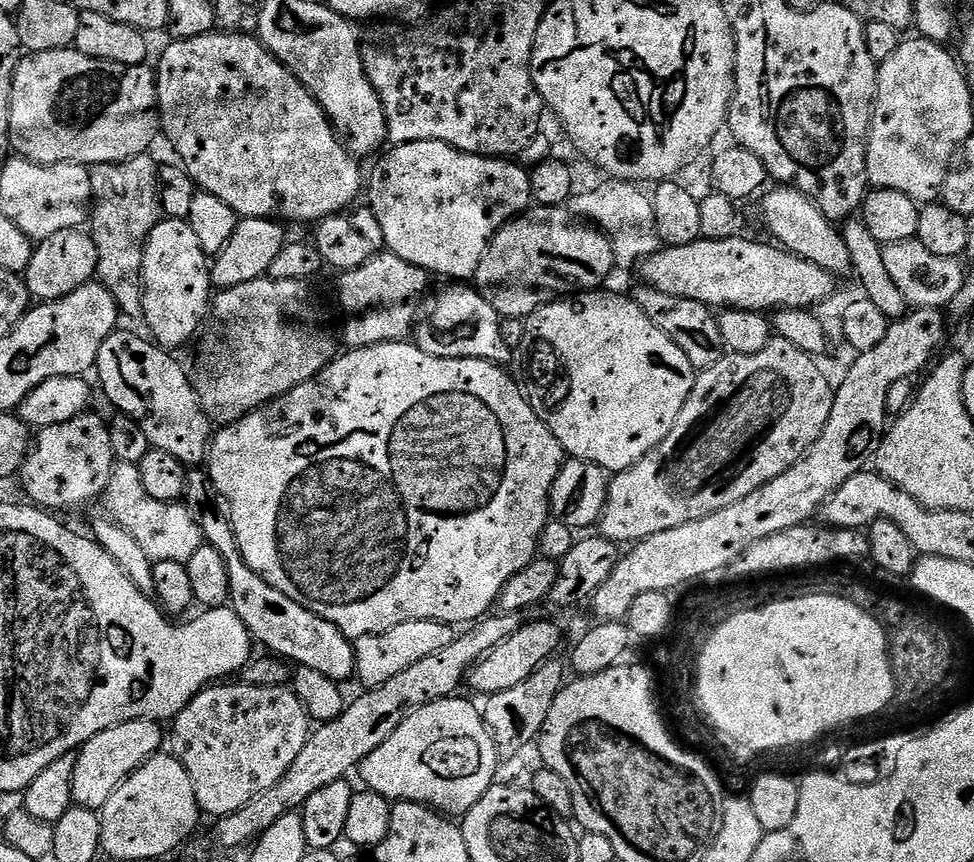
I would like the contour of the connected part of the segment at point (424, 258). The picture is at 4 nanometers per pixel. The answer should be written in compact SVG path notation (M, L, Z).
M433 140L397 144L389 147L380 158L372 176L370 172L366 180L366 204L374 218L378 218L378 226L382 226L385 249L433 277L445 276L448 282L471 281L498 230L533 203L529 169L508 158L475 156L459 152L446 142Z

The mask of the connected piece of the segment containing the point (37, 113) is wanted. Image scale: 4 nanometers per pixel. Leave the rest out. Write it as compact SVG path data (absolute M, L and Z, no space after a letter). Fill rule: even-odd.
M75 47L25 55L12 76L8 143L17 157L36 164L117 164L143 156L158 136L156 73L147 63L122 66L77 52Z

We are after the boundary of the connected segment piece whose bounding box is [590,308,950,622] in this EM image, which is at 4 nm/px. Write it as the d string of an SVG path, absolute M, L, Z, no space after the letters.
M918 308L909 311L901 320L889 323L886 338L882 338L874 350L859 353L849 366L844 381L838 384L830 422L812 449L790 466L786 474L780 474L774 482L766 482L766 486L754 490L754 494L746 494L742 502L734 502L734 506L714 510L714 514L698 518L698 522L662 530L662 534L654 534L631 545L621 555L610 578L602 582L591 598L590 607L596 611L595 619L600 622L627 621L634 598L650 594L650 590L671 593L672 588L680 588L691 580L712 576L723 568L731 569L754 542L762 542L762 538L770 538L770 534L809 523L813 519L811 516L823 509L824 503L842 482L846 482L846 478L854 478L854 474L865 471L875 461L890 424L886 406L890 386L899 380L912 380L920 371L923 373L933 363L936 348L943 346L948 330L949 321L938 308Z

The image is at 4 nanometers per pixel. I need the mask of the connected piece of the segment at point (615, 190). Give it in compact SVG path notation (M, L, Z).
M608 178L605 181L605 184L600 184L589 192L577 191L568 201L567 211L573 217L599 228L607 236L612 243L617 269L643 265L644 261L649 260L662 247L651 195L647 191L644 193L640 189L643 187L631 180Z

